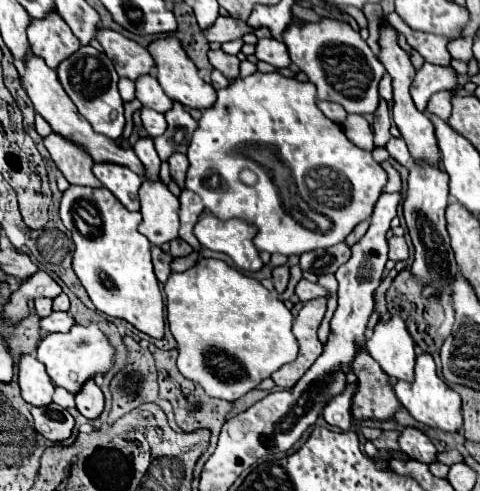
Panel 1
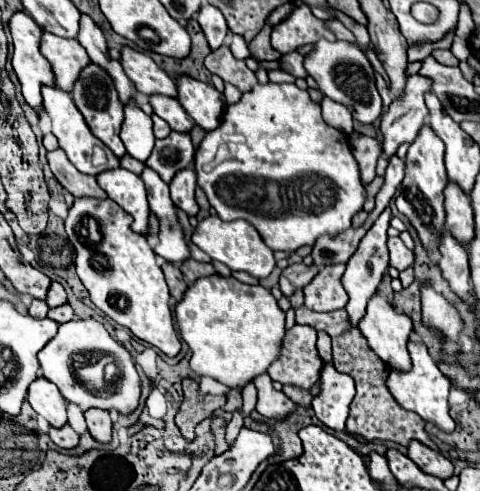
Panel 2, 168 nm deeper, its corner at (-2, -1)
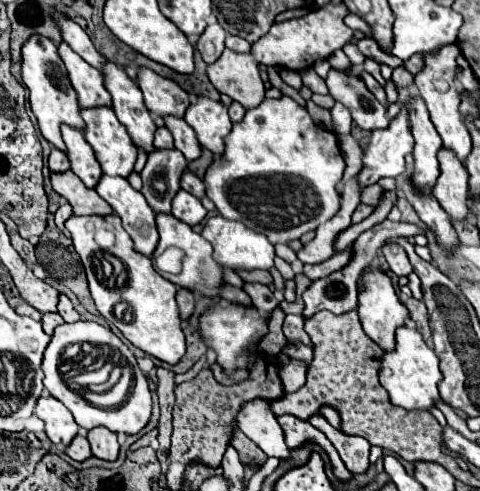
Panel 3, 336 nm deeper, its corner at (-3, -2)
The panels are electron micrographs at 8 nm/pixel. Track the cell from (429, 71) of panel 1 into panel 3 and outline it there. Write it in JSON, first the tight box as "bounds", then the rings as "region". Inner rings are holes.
{"bounds":[359,103,415,185],"region":[[[407,103],[401,105],[401,111],[397,113],[397,117],[391,119],[389,127],[387,129],[375,129],[371,133],[371,141],[369,141],[369,147],[365,147],[365,157],[363,157],[363,173],[359,173],[359,179],[361,179],[361,185],[371,185],[371,183],[377,183],[381,177],[397,177],[399,173],[405,171],[405,155],[413,151],[415,147],[415,141],[413,141],[413,135],[411,135],[411,129],[409,129],[409,107]]]}

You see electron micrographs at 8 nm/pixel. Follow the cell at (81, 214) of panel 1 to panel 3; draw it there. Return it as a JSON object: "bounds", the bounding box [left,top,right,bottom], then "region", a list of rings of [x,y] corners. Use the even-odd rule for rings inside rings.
{"bounds":[65,213,185,365],"region":[[[115,213],[111,215],[73,215],[65,221],[65,227],[71,233],[75,251],[81,257],[81,263],[87,273],[89,281],[89,291],[93,295],[97,311],[111,323],[115,325],[135,347],[143,349],[147,355],[157,357],[169,365],[175,365],[183,353],[185,353],[185,335],[181,331],[181,319],[175,303],[175,293],[177,285],[161,277],[153,265],[151,259],[139,251],[135,251],[135,245],[131,237],[125,233],[121,227],[121,221]],[[99,231],[109,231],[113,233],[115,241],[111,247],[101,249],[97,243],[97,233]],[[117,303],[127,303],[131,309],[131,317],[117,317],[115,315],[115,305]]]}

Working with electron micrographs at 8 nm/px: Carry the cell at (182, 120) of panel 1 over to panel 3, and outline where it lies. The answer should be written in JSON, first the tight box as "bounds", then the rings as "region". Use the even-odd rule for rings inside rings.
{"bounds":[141,149,189,213],"region":[[[155,149],[151,151],[147,165],[141,171],[143,189],[147,203],[155,213],[169,213],[171,201],[181,187],[181,175],[185,173],[189,161],[179,153],[179,149]]]}

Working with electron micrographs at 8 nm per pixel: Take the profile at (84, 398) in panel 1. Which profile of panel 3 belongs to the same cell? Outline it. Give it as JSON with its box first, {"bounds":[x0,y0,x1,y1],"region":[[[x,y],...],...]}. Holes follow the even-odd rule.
{"bounds":[87,427,119,461],"region":[[[95,427],[95,429],[89,431],[87,439],[91,443],[91,451],[93,451],[95,457],[107,459],[107,461],[117,459],[117,455],[119,455],[117,433],[111,433],[107,427]]]}

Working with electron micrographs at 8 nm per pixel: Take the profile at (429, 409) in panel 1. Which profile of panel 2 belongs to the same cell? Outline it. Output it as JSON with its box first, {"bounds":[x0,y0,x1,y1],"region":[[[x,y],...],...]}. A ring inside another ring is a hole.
{"bounds":[386,342,456,432],"region":[[[408,342],[408,352],[412,358],[412,368],[408,372],[402,372],[402,370],[390,372],[390,376],[386,380],[390,394],[396,398],[396,402],[404,410],[412,410],[412,412],[420,414],[426,422],[434,422],[436,426],[440,426],[444,432],[452,432],[456,424],[448,412],[448,392],[452,386],[450,380],[438,370],[436,362],[430,358],[430,354],[422,342]]]}

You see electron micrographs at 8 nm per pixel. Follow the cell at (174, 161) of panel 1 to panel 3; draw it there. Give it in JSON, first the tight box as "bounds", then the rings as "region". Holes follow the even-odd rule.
{"bounds":[171,189,207,227],"region":[[[179,189],[177,195],[173,197],[173,209],[171,209],[171,213],[179,221],[183,221],[183,223],[187,223],[191,227],[197,225],[197,223],[201,223],[203,217],[207,215],[207,211],[201,205],[201,201],[195,199],[191,193],[187,193],[185,189]]]}

